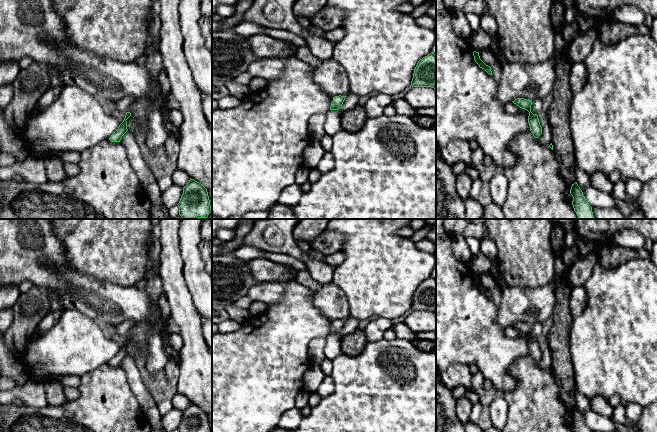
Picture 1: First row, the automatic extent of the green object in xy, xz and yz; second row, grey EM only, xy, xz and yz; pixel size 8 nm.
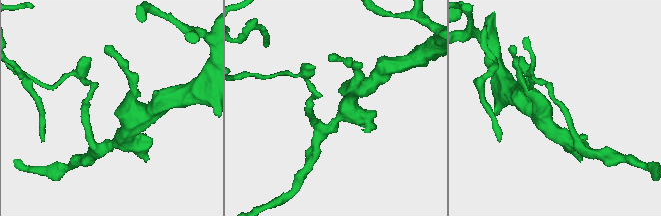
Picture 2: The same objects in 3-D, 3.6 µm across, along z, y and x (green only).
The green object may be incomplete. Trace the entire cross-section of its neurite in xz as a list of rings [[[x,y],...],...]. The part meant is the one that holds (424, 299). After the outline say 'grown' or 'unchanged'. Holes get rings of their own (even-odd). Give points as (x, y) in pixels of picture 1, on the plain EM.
[[[431,276],[418,285],[414,293],[411,310],[436,313],[436,278]]]; unchanged

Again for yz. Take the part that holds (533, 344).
[[[517,322],[512,326],[520,332],[525,333],[529,336],[528,347],[530,350],[530,355],[535,362],[538,362],[542,358],[542,351],[540,349],[538,339],[531,336],[532,325],[524,322]]]; unchanged

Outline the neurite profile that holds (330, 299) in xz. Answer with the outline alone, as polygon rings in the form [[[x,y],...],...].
[[[334,283],[322,285],[314,294],[314,305],[331,320],[346,320],[350,316],[347,297],[340,287]]]

